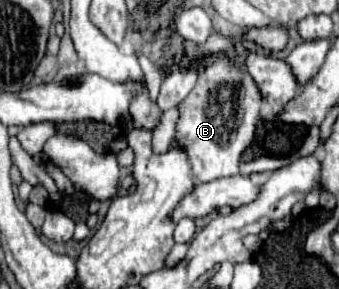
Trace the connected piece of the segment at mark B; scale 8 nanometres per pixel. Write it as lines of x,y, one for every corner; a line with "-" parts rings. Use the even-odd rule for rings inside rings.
221,56
199,74
193,92
179,102
175,132
175,140
187,148
197,182
239,174
239,158
255,138
261,104
263,96
249,76
247,66
237,56

